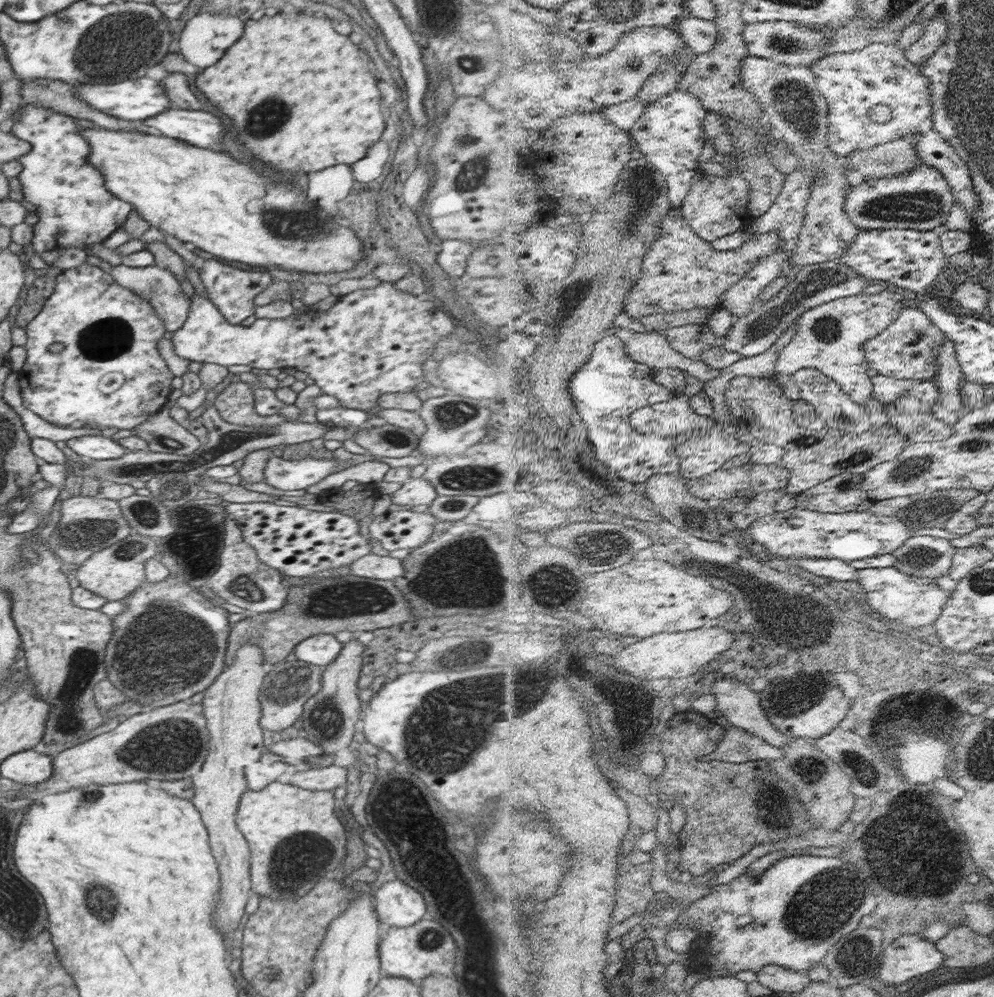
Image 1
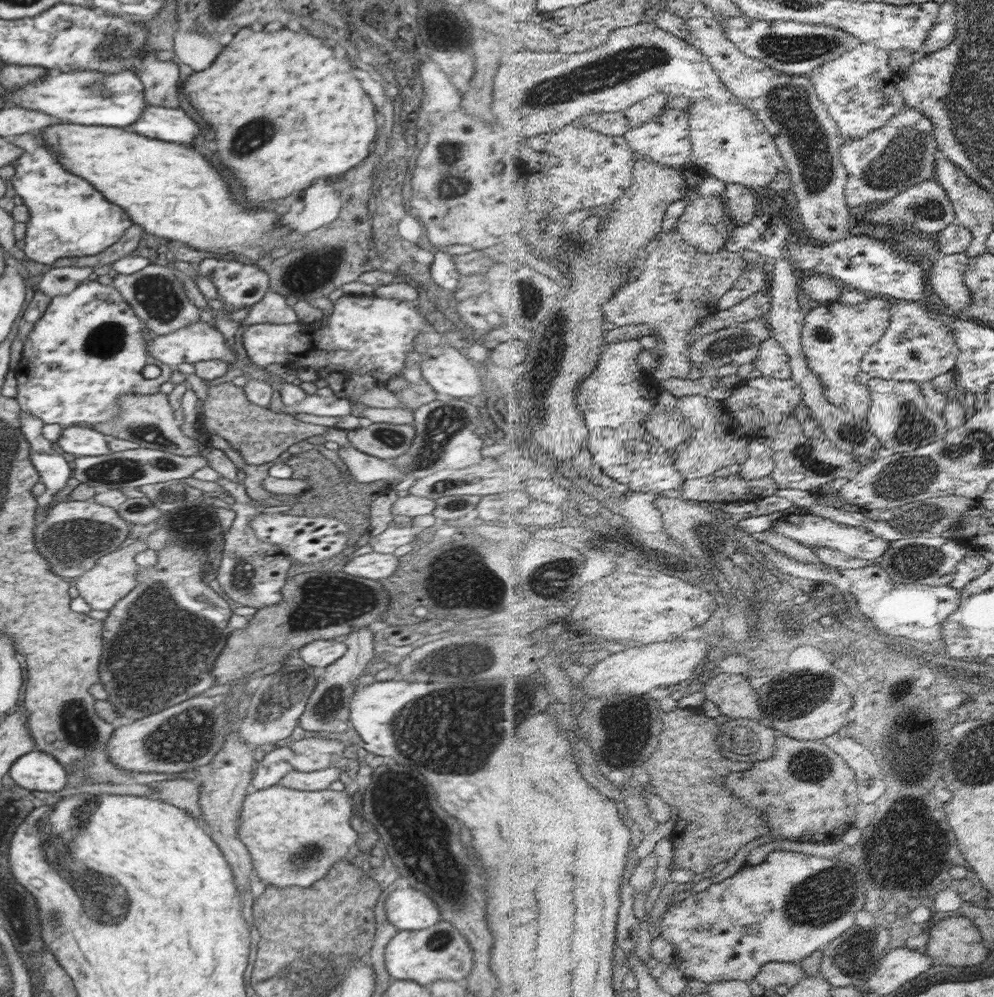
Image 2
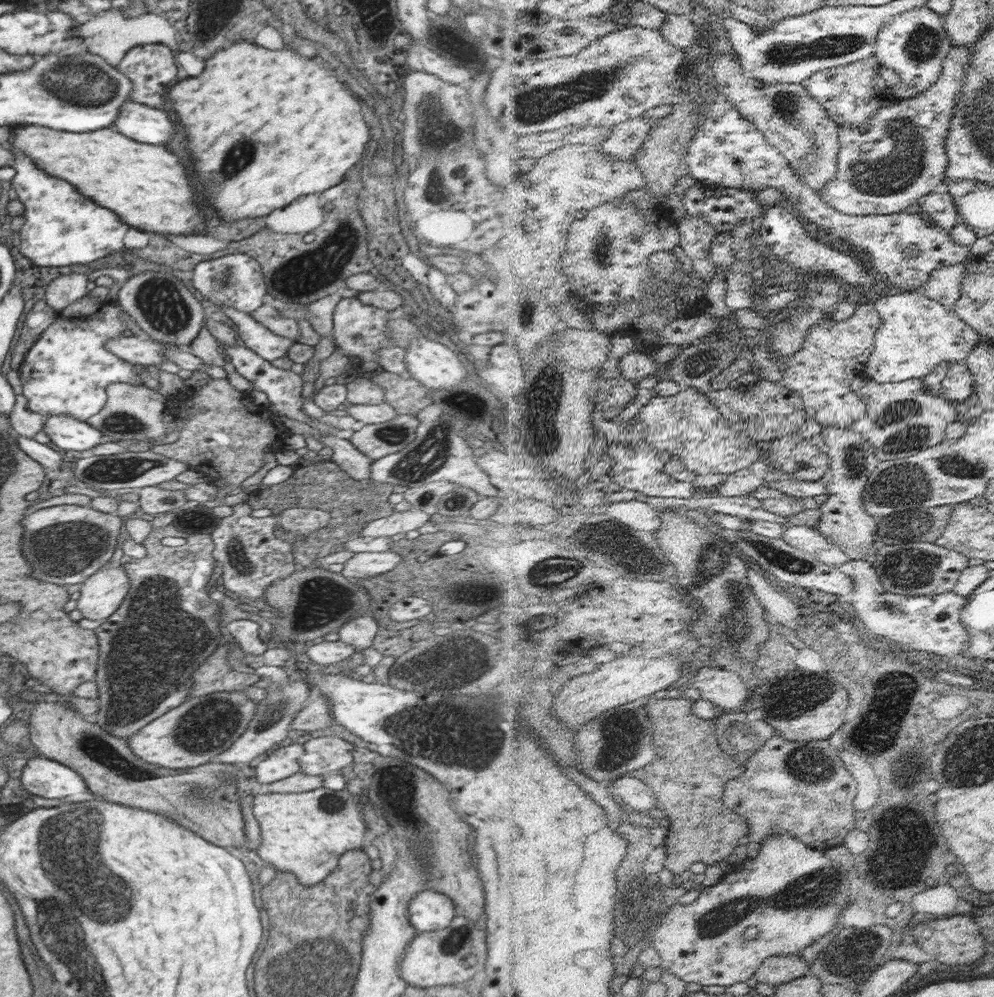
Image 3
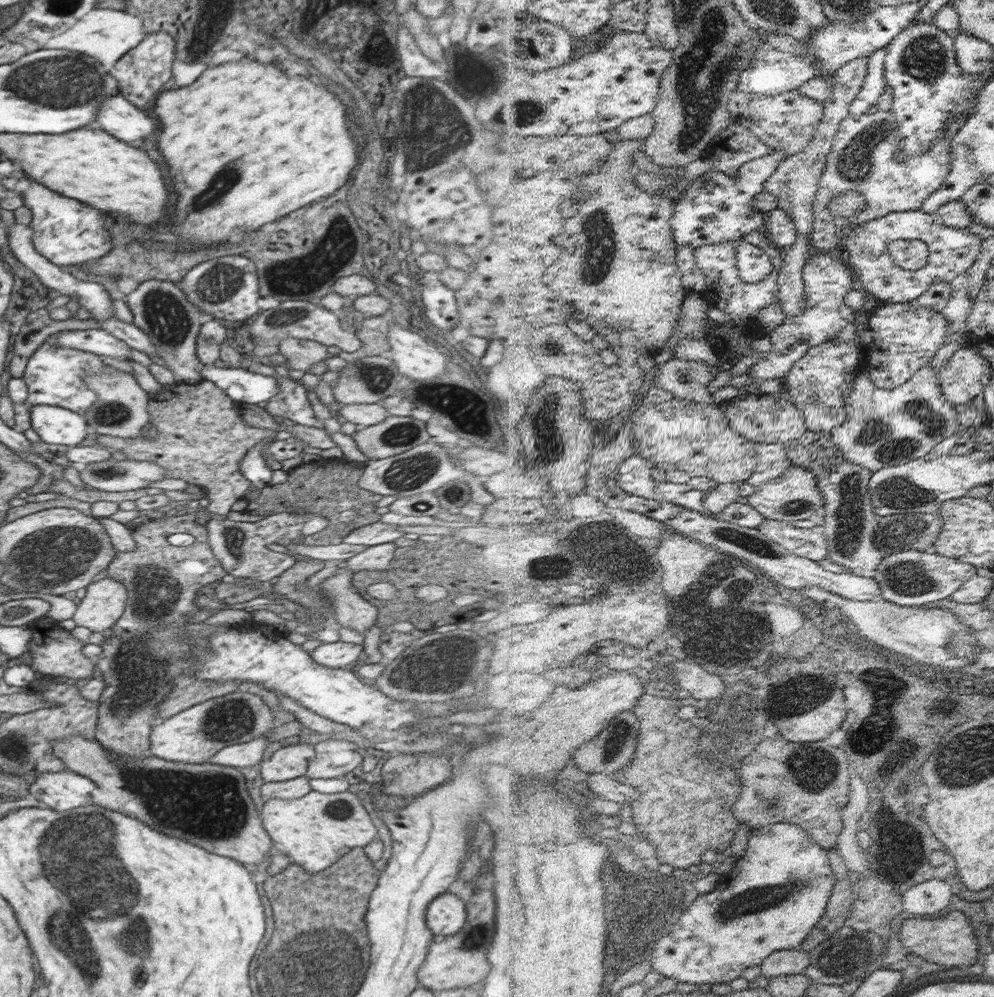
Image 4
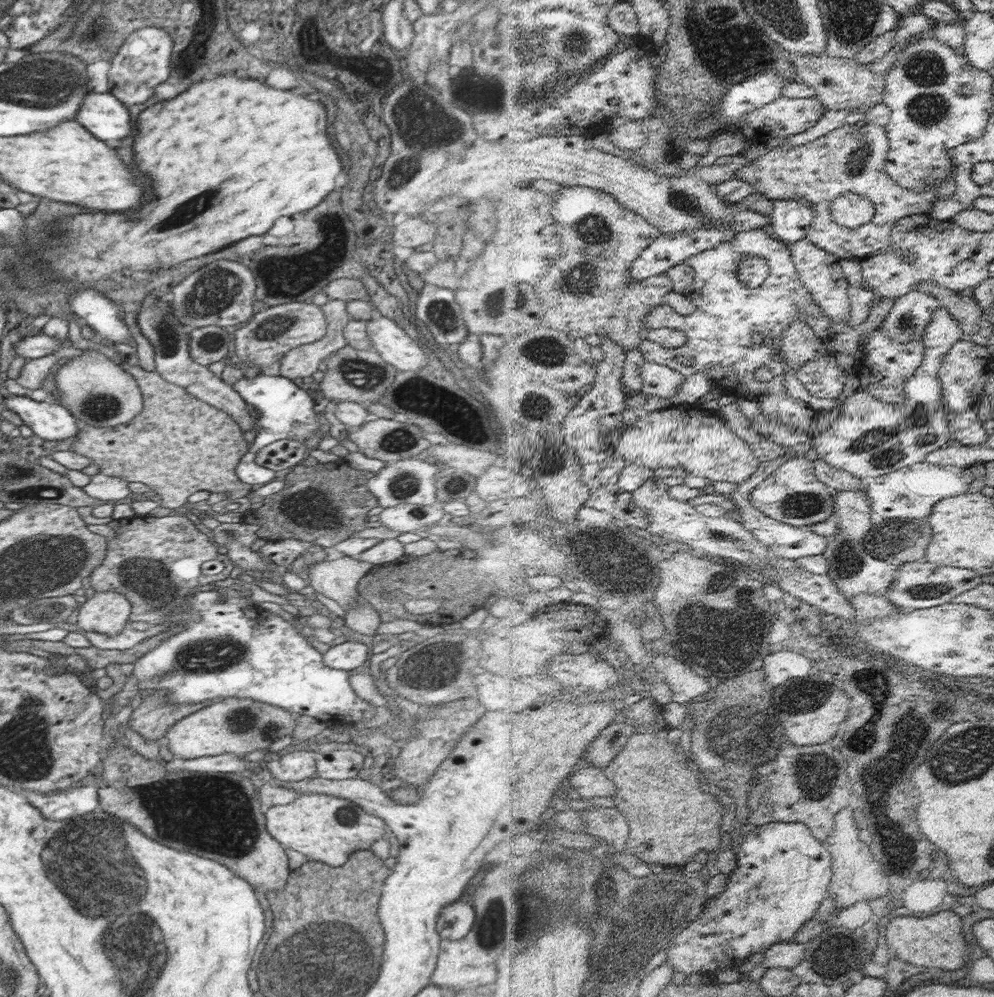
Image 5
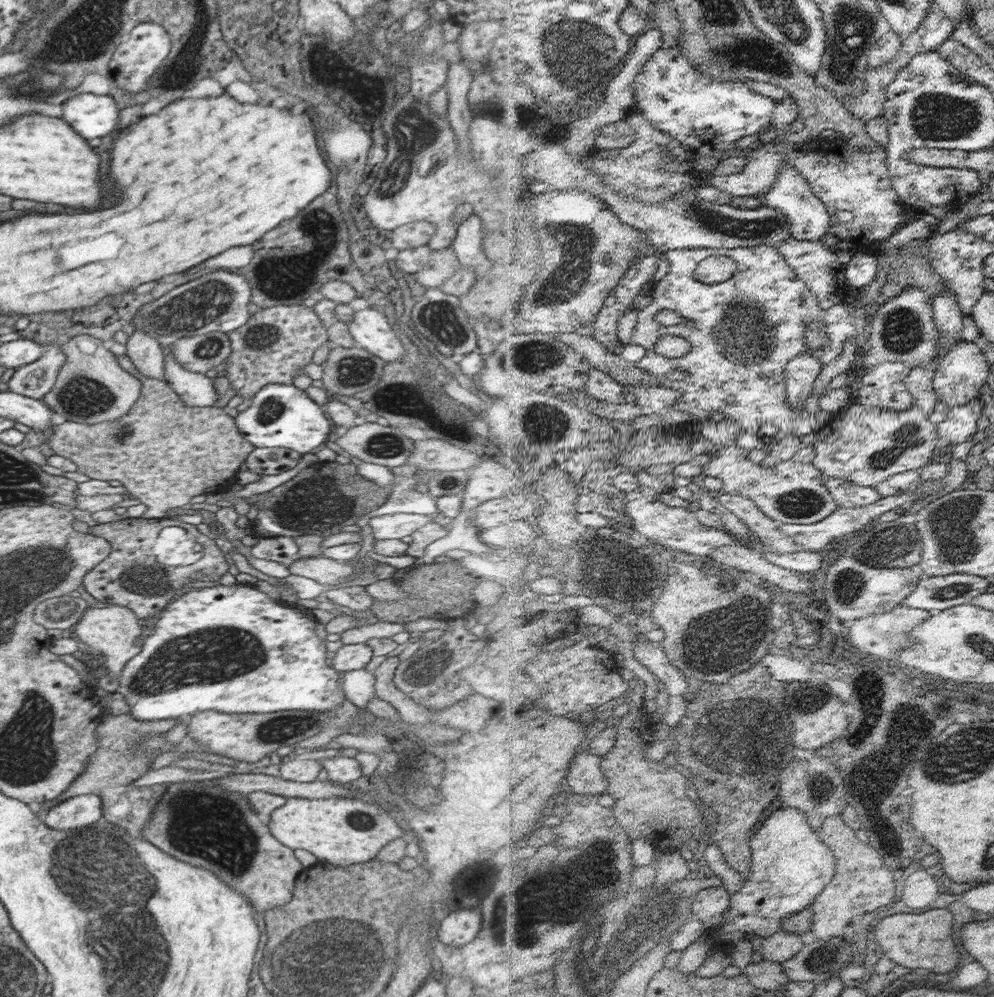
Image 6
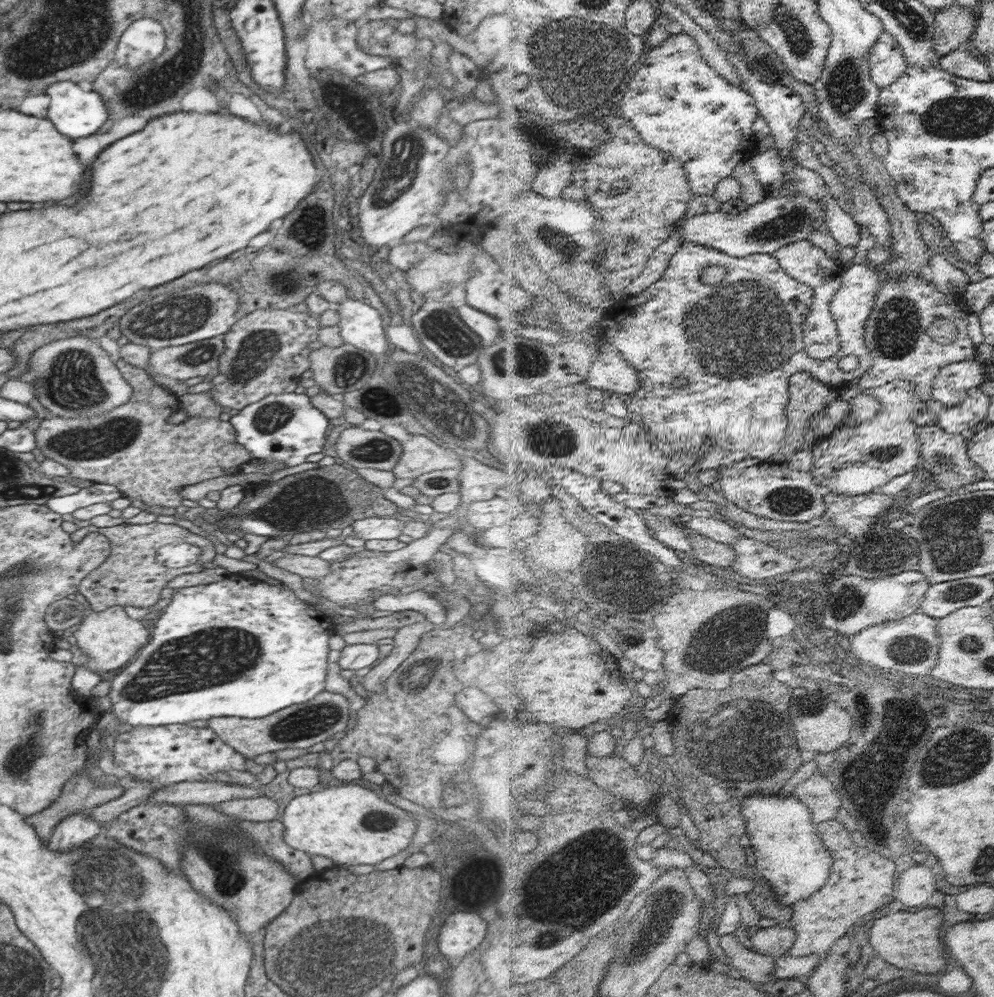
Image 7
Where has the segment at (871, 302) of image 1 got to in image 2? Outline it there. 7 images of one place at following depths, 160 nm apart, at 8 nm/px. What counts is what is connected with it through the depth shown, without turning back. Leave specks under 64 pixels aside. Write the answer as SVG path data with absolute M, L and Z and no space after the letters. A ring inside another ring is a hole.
M876 294L856 305L841 301L816 307L807 318L803 330L803 345L812 370L818 373L826 385L825 393L830 399L849 410L849 414L869 418L872 393L869 385L858 382L863 371L862 361L869 348L884 338L891 327L894 299ZM774 336L762 342L758 358L752 363L763 376L780 379L792 378L791 357L785 346Z

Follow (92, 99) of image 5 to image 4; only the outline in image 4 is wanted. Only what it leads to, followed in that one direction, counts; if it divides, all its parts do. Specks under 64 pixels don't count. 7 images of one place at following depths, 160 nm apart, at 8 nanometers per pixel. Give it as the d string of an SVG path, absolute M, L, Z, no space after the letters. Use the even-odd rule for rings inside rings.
M120 94L100 104L92 126L124 142L142 140L156 130L156 122Z

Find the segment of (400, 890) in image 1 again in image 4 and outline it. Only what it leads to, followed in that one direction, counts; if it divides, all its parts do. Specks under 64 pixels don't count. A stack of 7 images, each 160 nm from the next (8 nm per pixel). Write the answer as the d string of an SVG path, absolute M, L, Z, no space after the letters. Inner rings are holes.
M444 893L428 905L426 922L434 935L456 934L466 922L464 902L452 893Z

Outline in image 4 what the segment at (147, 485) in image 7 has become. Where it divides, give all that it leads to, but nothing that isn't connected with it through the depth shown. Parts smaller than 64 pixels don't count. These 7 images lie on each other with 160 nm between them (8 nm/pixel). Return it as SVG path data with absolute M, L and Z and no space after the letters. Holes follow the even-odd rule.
M206 380L196 384L174 382L163 385L160 392L149 395L147 409L150 420L148 428L142 436L138 436L138 438L116 438L100 435L96 438L94 446L106 448L112 452L120 450L126 454L128 460L155 462L167 470L167 478L180 478L180 480L185 480L188 485L210 488L212 482L218 482L218 492L222 494L222 498L228 498L230 502L238 496L244 496L246 491L252 487L251 482L239 469L241 460L256 444L262 440L272 439L276 435L275 430L266 430L245 424L241 414L239 414L241 407L238 407L236 402L221 388Z

